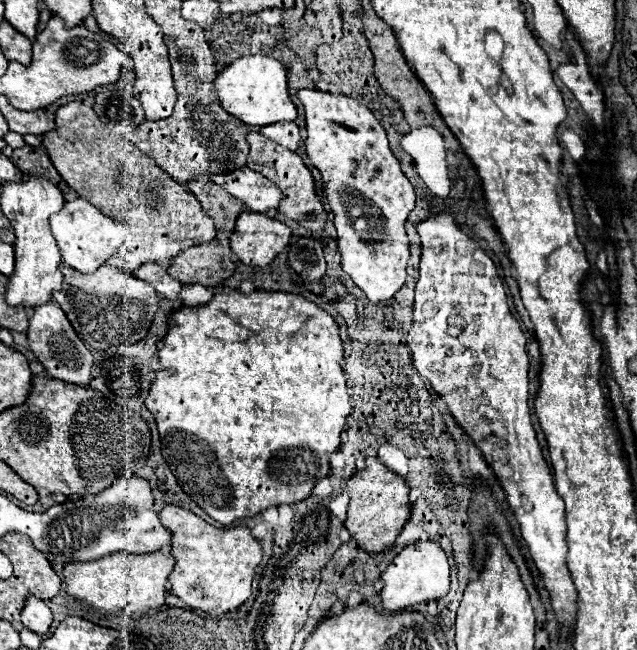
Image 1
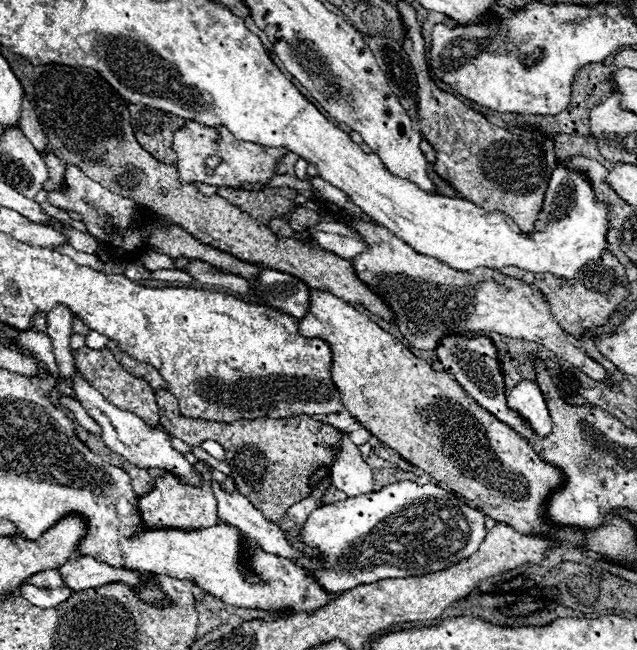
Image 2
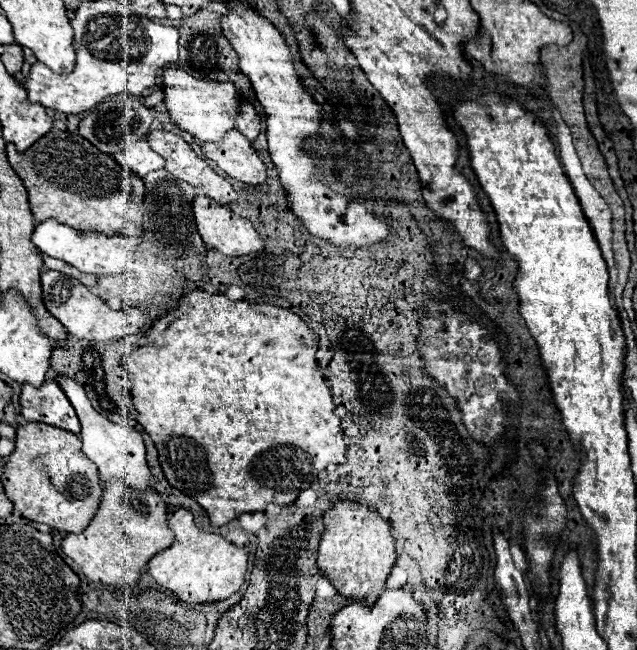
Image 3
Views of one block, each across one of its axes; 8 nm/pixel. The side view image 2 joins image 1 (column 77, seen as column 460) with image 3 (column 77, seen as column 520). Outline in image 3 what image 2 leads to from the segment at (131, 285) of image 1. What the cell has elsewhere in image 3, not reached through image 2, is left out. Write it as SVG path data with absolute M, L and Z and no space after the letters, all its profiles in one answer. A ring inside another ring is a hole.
M46 270L40 274L40 286L42 286L42 302L46 304L46 310L62 322L68 334L76 336L78 340L120 340L130 334L138 334L140 328L146 322L146 314L138 308L124 308L124 310L110 310L106 302L102 302L98 296L90 292L84 284L80 284L76 278L70 278L56 270Z

